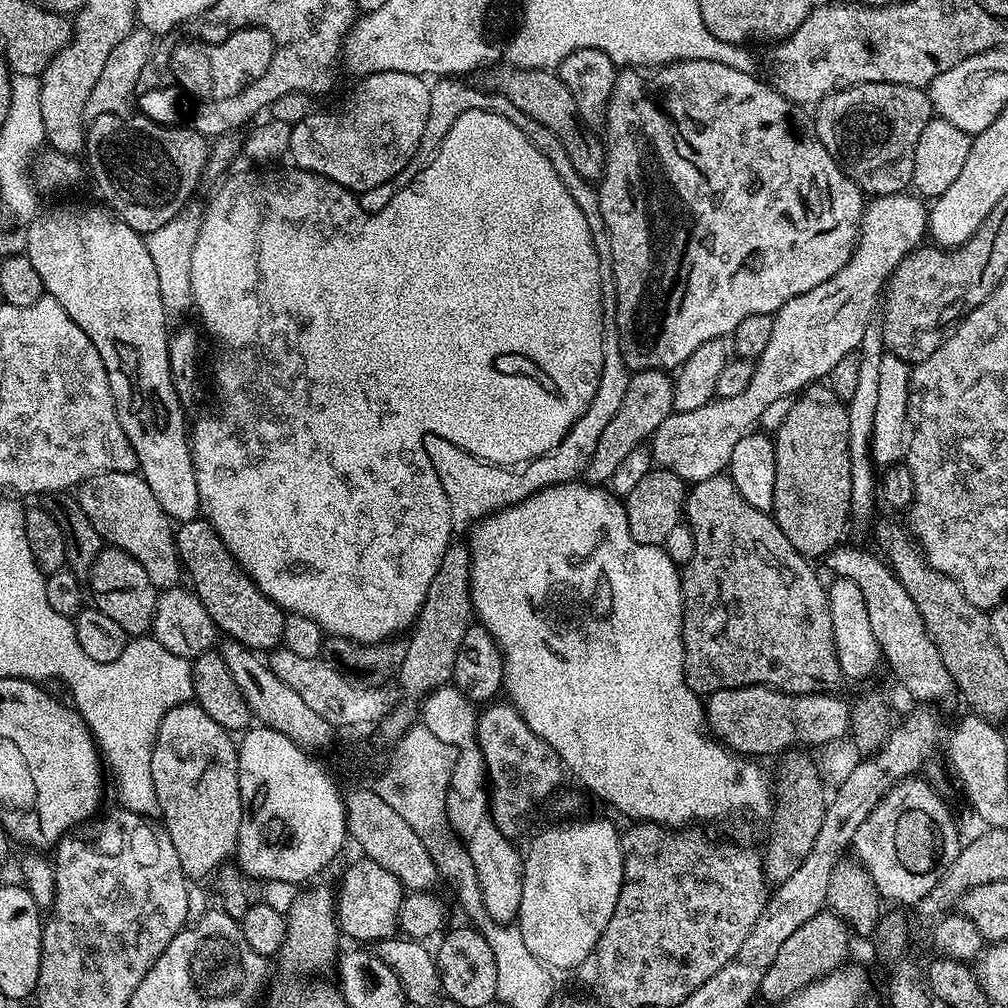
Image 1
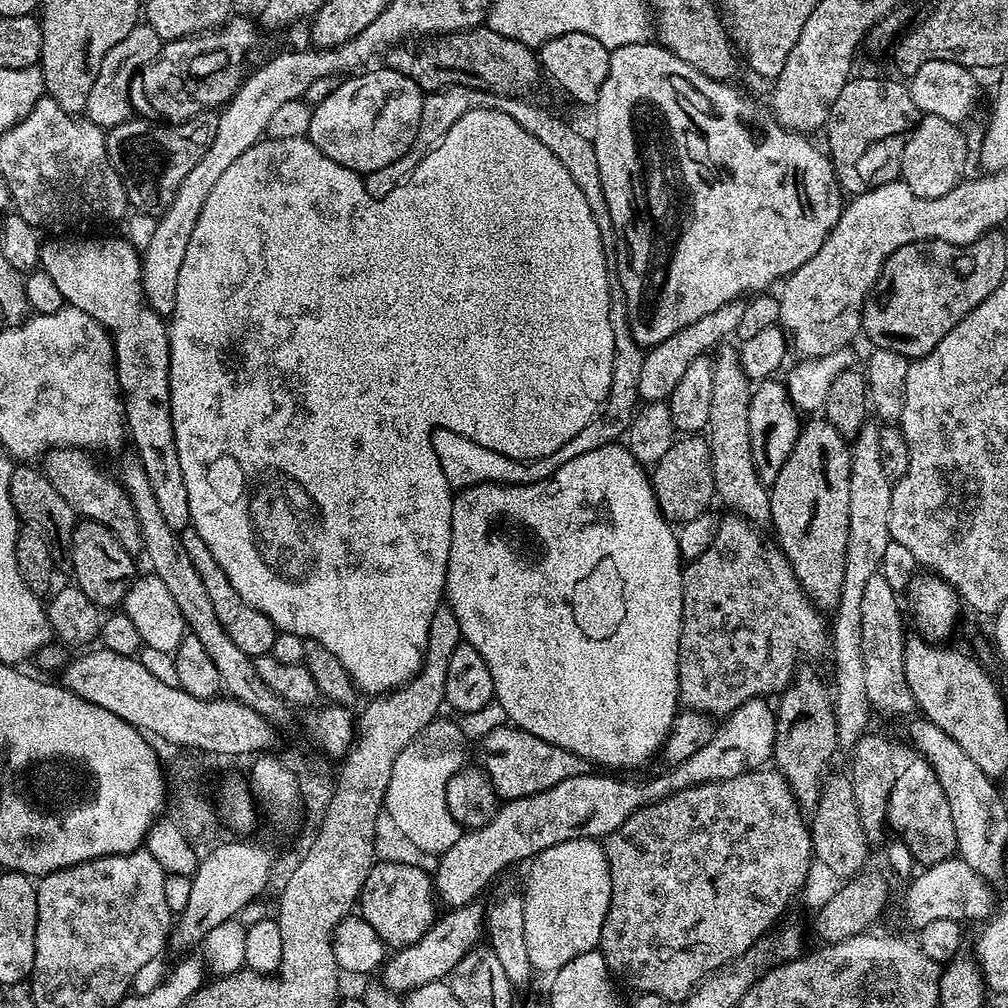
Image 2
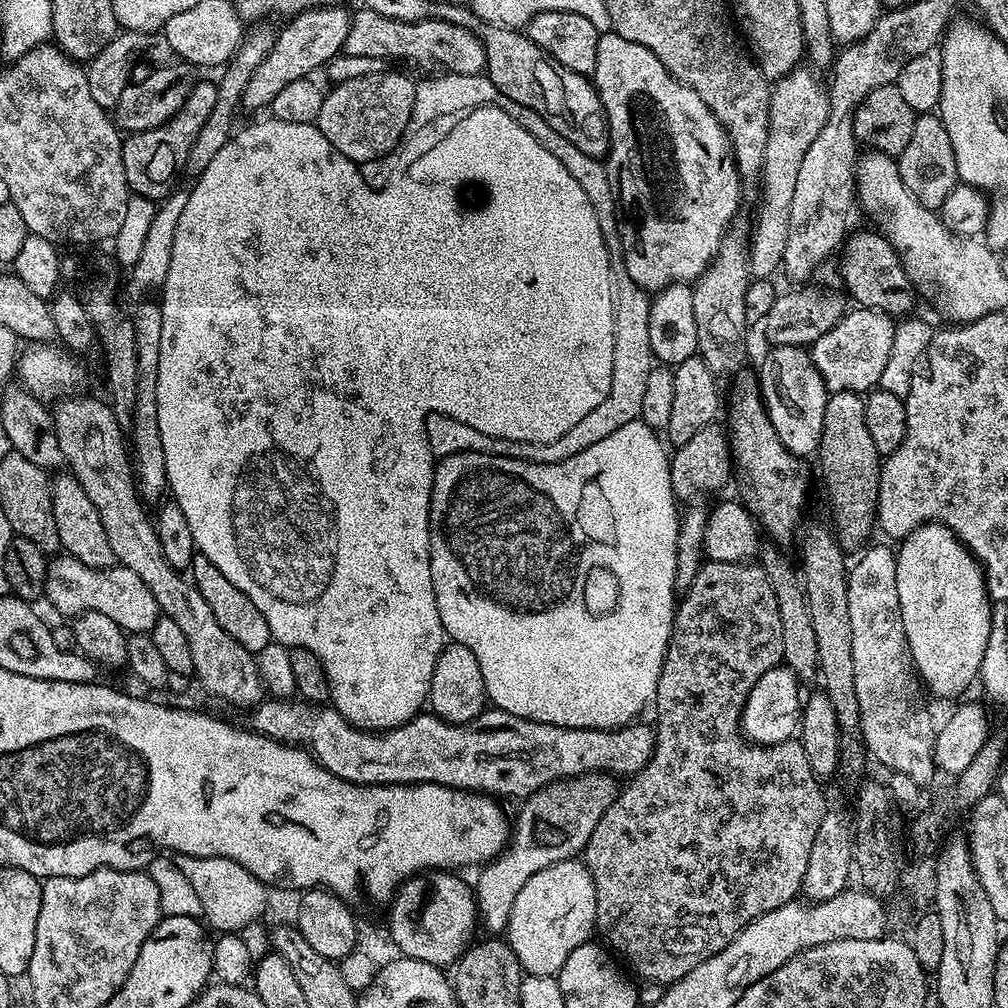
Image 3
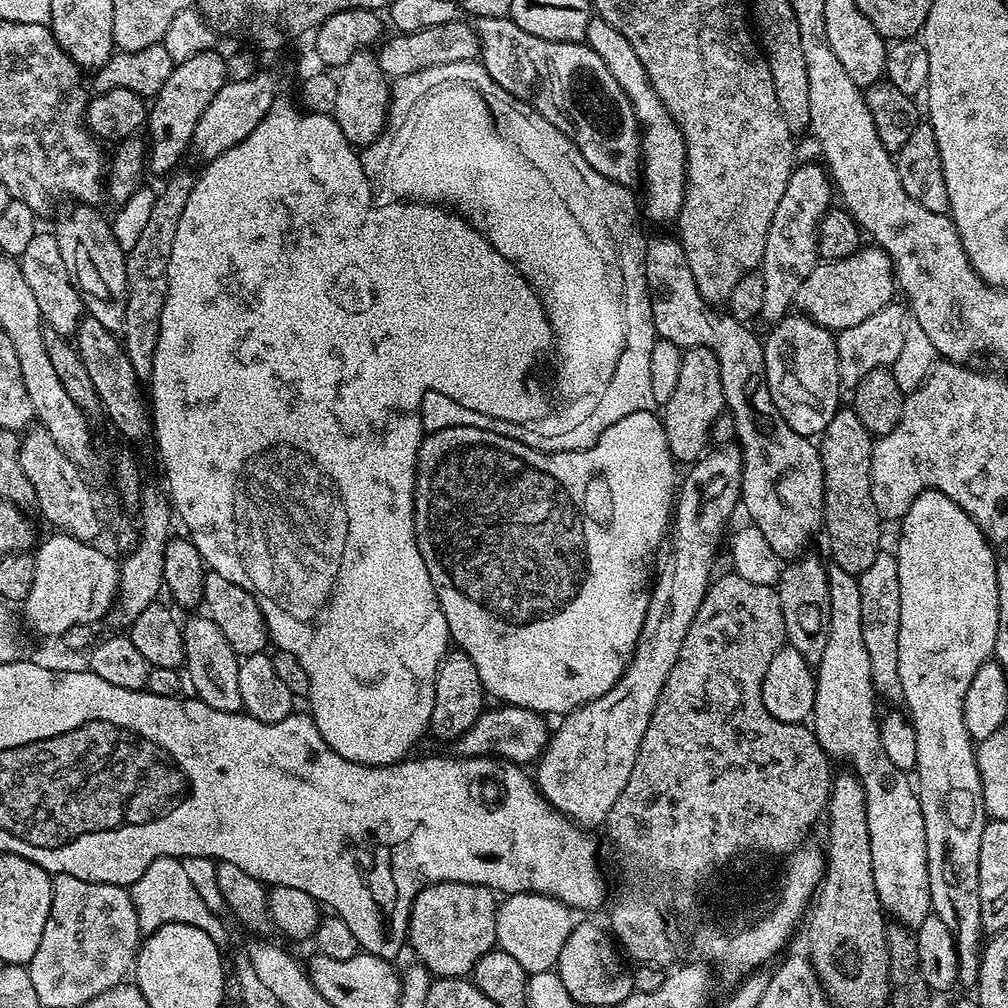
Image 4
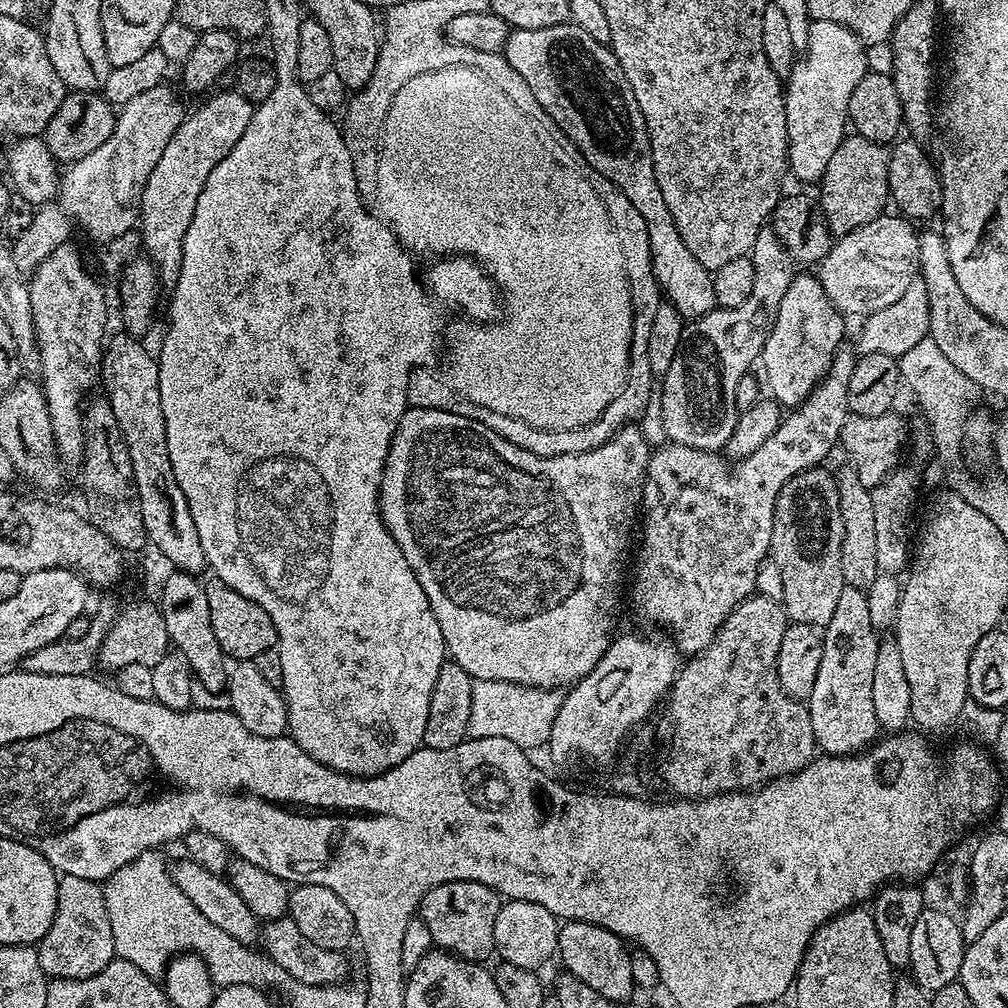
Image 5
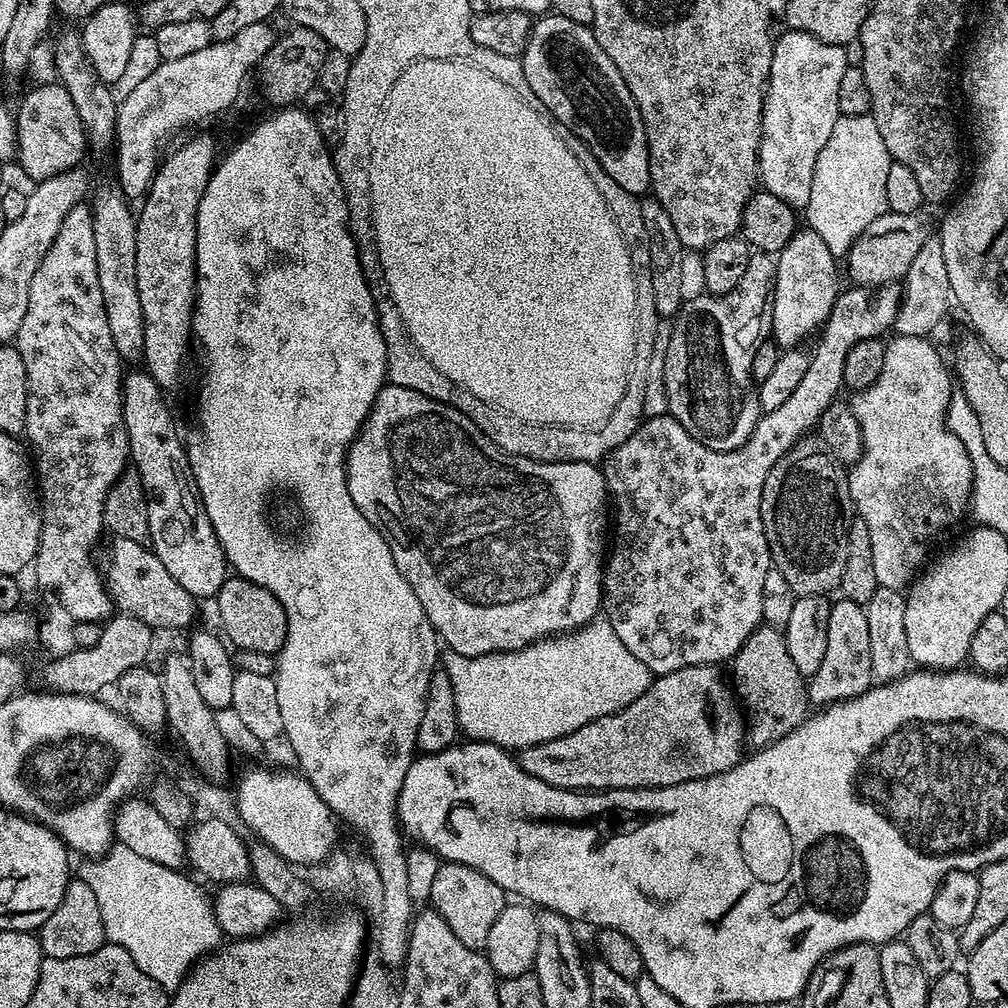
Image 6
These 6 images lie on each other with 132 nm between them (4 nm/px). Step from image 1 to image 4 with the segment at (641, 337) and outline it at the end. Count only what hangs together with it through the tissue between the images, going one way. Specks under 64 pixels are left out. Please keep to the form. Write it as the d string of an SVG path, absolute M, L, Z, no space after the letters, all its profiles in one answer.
M593 18L590 26L586 26L586 43L589 48L602 58L606 70L614 76L614 82L622 88L626 98L632 104L636 122L640 125L640 154L642 157L642 185L644 184L644 200L642 196L642 212L656 224L675 221L680 214L684 201L684 185L686 183L686 154L684 153L684 136L674 122L674 118L662 106L662 102L648 84L648 76L644 67L638 62L638 54L634 54L634 46L626 42L626 38L610 22Z

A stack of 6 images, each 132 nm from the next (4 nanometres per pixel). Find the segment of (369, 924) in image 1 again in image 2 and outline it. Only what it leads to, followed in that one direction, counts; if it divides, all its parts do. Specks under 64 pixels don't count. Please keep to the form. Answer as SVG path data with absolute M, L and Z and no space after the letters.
M384 860L373 863L370 874L366 874L366 882L360 891L358 901L359 915L363 916L370 926L374 926L376 936L383 940L389 949L405 948L436 921L438 910L434 893L434 880L416 864L399 864L396 860Z

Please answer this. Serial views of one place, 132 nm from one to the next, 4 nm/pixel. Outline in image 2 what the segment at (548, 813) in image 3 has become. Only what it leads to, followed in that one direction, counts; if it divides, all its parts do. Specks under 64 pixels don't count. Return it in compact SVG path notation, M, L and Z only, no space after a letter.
M473 902L461 908L447 909L437 915L436 921L414 942L405 948L397 948L387 957L388 965L384 968L382 983L385 988L397 994L413 992L418 986L426 982L444 980L451 976L454 966L470 951L477 947L485 935L485 905Z

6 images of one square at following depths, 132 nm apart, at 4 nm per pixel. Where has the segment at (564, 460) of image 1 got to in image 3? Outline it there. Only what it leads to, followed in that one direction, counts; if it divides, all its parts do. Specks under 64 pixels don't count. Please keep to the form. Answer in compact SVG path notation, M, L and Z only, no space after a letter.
M643 288L638 291L626 290L622 294L614 294L614 330L616 345L614 346L614 374L610 394L574 430L570 430L562 438L549 444L523 444L513 440L500 440L497 436L487 436L483 430L476 432L432 432L427 433L428 445L433 457L443 458L459 452L493 452L499 456L513 456L519 460L532 460L536 464L557 464L590 446L594 442L602 442L606 434L614 434L626 422L637 419L642 410L642 397L646 395L646 378L650 378L650 370L654 367L654 357L650 350L650 303L649 293Z

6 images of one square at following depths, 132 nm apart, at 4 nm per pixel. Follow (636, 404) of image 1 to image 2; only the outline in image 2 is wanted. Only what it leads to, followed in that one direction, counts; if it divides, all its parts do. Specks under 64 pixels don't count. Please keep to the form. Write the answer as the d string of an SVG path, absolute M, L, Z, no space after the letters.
M741 298L726 302L726 306L718 306L711 314L706 314L706 318L698 318L698 322L690 322L690 326L682 326L678 334L666 338L666 342L656 344L653 348L647 349L644 353L642 370L638 373L637 397L641 401L651 402L653 400L667 401L672 395L674 386L678 386L686 366L694 362L694 358L711 353L728 335L735 333L742 322L742 314L746 314L748 300Z

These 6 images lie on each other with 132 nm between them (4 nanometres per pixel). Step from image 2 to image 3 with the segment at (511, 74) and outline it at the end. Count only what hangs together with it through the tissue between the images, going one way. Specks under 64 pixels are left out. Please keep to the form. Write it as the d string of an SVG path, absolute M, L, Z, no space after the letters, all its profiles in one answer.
M361 7L351 13L350 34L346 34L343 55L354 58L378 58L385 62L405 60L424 70L443 70L454 74L481 74L485 71L486 54L476 33L445 20L398 22L374 10Z

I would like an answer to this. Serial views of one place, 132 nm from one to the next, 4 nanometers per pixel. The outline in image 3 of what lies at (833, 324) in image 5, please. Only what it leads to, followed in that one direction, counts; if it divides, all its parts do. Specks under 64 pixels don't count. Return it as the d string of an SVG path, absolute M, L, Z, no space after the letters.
M777 344L767 350L769 352L758 367L758 375L760 395L768 408L768 417L774 422L774 430L778 430L782 446L795 456L808 458L820 447L822 422L826 418L826 402L830 395L828 387L822 382L822 374L818 374L818 366L814 366L807 347Z

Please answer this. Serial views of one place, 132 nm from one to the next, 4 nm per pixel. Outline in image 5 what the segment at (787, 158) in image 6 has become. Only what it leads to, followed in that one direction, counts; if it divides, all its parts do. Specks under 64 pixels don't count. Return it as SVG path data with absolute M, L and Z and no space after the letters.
M821 20L809 23L808 46L793 63L783 85L791 175L796 175L800 180L822 180L830 158L846 137L850 94L854 94L854 86L862 82L867 71L865 45L853 32L846 30L846 26Z

